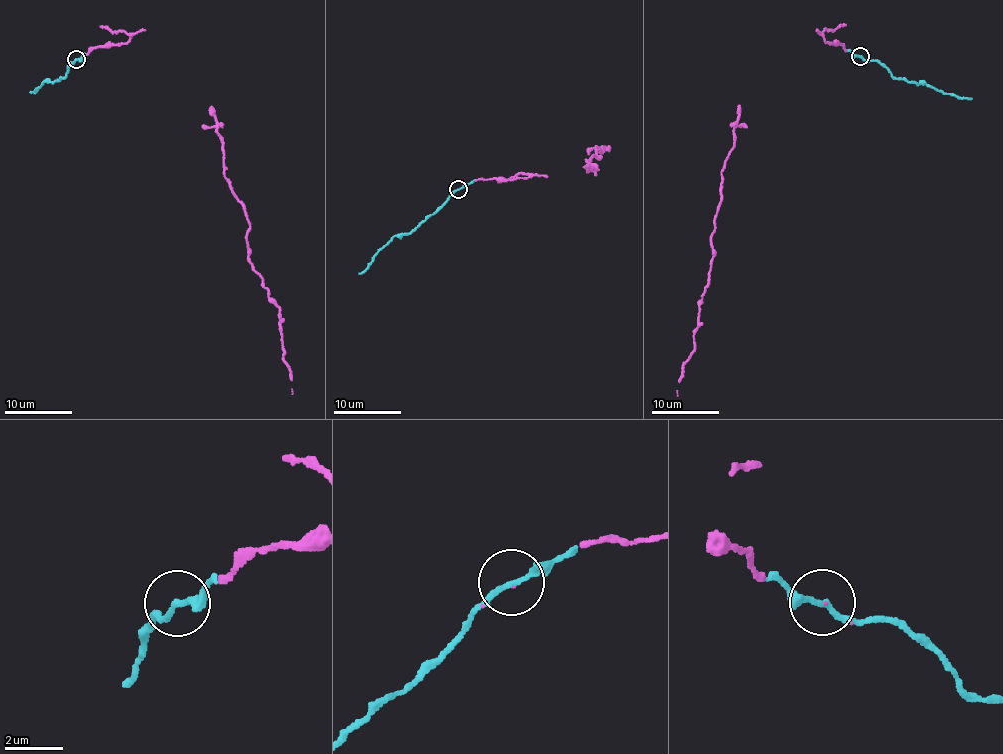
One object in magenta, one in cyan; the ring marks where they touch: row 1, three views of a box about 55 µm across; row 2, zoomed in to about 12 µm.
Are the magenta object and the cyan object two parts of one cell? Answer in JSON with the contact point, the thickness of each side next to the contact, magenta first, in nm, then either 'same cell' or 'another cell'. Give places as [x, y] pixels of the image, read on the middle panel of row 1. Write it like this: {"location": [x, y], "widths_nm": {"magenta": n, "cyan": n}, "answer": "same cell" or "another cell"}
{"location": [458, 189], "widths_nm": {"magenta": 30, "cyan": 170}, "answer": "same cell"}

